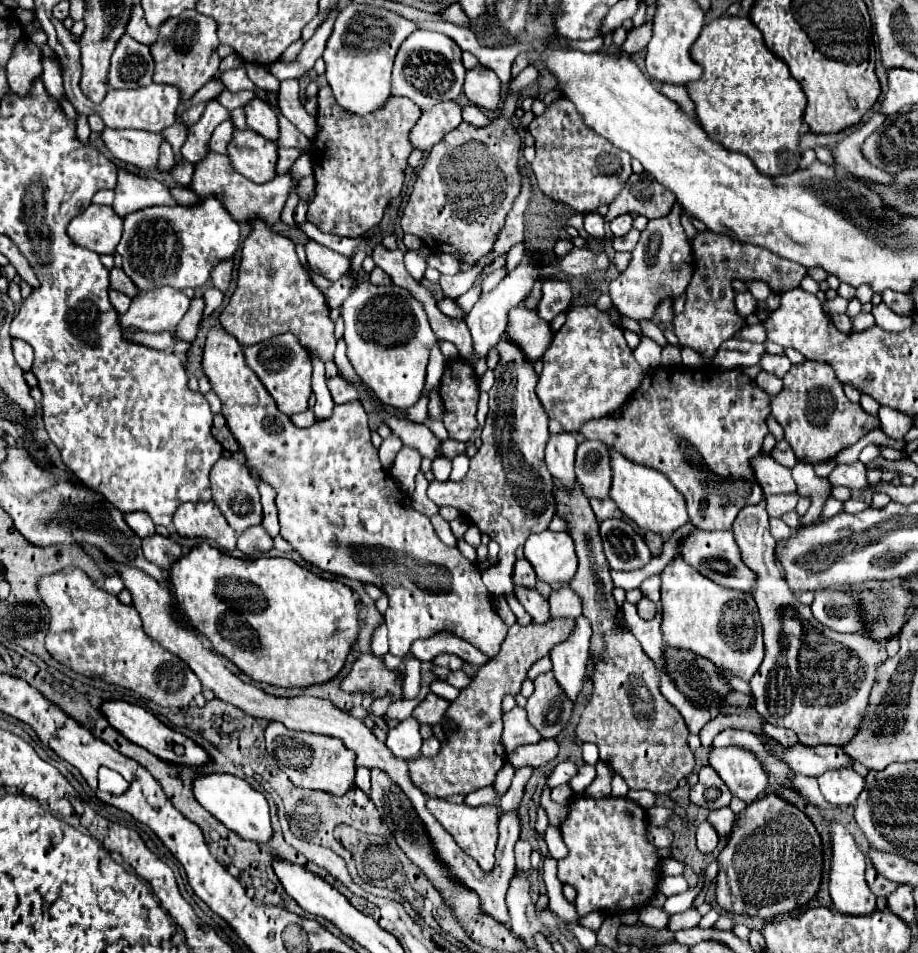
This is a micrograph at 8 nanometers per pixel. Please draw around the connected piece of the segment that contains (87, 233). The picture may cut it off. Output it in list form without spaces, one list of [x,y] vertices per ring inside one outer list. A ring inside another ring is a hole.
[[[89,205],[81,215],[77,215],[67,229],[69,237],[99,255],[115,253],[115,245],[123,233],[123,219],[105,205]]]

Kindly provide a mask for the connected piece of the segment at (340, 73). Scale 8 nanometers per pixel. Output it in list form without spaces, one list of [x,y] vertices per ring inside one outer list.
[[[349,3],[339,11],[333,33],[327,39],[323,59],[327,65],[325,77],[329,81],[329,87],[345,111],[367,115],[387,103],[391,97],[391,69],[395,53],[399,45],[417,29],[417,23],[383,7]]]

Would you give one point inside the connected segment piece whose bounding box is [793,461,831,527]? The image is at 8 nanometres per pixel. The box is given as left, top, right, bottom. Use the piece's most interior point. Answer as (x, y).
(809, 484)

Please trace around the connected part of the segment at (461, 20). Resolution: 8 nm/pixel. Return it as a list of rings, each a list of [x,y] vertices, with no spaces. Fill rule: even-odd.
[[[455,3],[455,5],[451,5],[451,7],[447,7],[445,11],[441,11],[439,13],[445,21],[449,21],[449,23],[453,23],[453,25],[459,25],[459,27],[465,27],[465,29],[469,29],[471,25],[469,25],[469,17],[461,11],[461,7]]]

